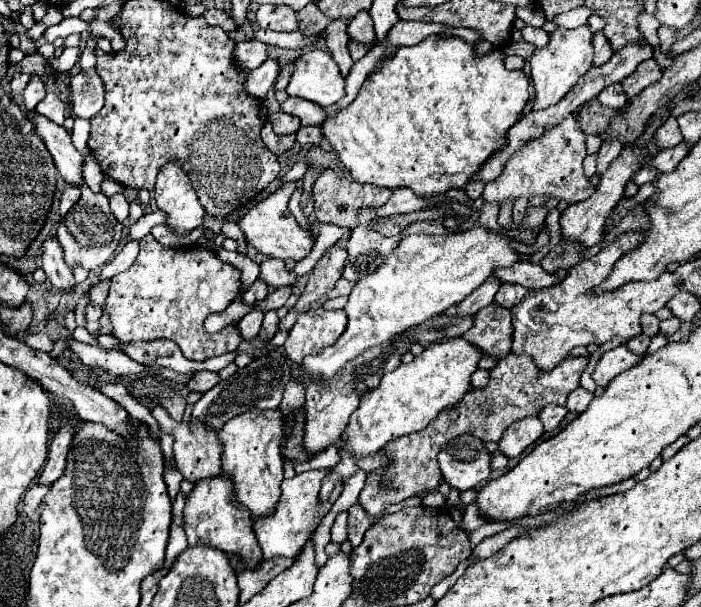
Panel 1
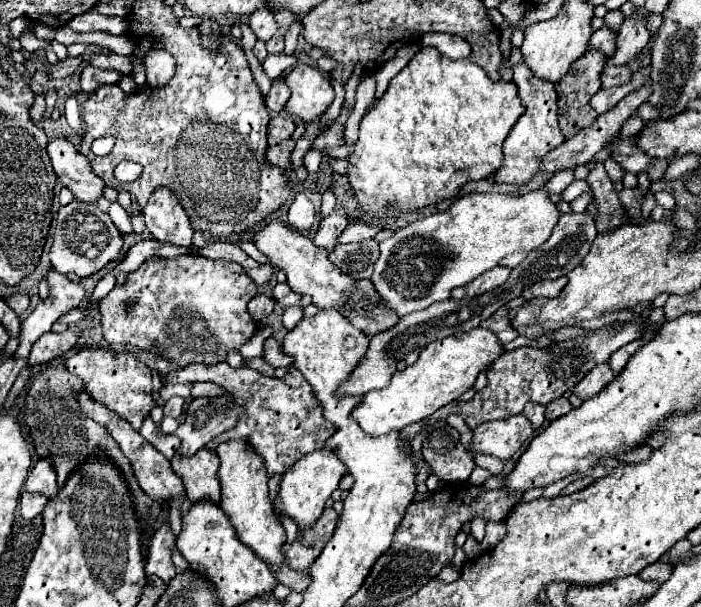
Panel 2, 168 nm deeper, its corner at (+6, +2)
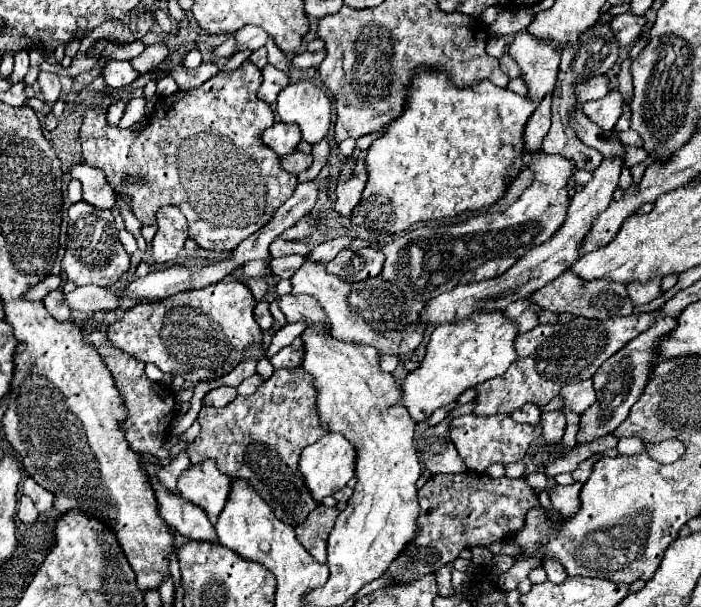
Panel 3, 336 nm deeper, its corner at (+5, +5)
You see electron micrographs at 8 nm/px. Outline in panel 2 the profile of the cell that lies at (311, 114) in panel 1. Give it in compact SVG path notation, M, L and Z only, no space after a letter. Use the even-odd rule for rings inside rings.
M284 81L276 83L270 93L266 95L266 107L278 115L284 113L284 107L288 103L288 97L290 97L290 89L284 85Z

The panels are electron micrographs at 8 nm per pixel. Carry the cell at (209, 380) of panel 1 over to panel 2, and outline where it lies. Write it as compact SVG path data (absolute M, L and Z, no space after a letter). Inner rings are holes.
M208 381L192 383L192 397L218 397L222 393L224 393L224 389L216 383L208 383Z

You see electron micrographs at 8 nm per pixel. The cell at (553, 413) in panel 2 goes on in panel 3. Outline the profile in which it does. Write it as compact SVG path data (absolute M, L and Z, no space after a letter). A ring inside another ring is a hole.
M555 410L555 412L545 412L541 414L541 428L543 428L543 438L547 444L557 444L565 432L565 414Z

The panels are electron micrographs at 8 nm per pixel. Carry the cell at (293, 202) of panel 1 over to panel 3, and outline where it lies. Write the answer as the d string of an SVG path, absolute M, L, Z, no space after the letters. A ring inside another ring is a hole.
M321 140L313 146L313 166L309 170L305 170L301 176L297 176L299 182L313 180L321 172L321 168L325 166L327 160L329 160L329 144L327 144L327 140Z

